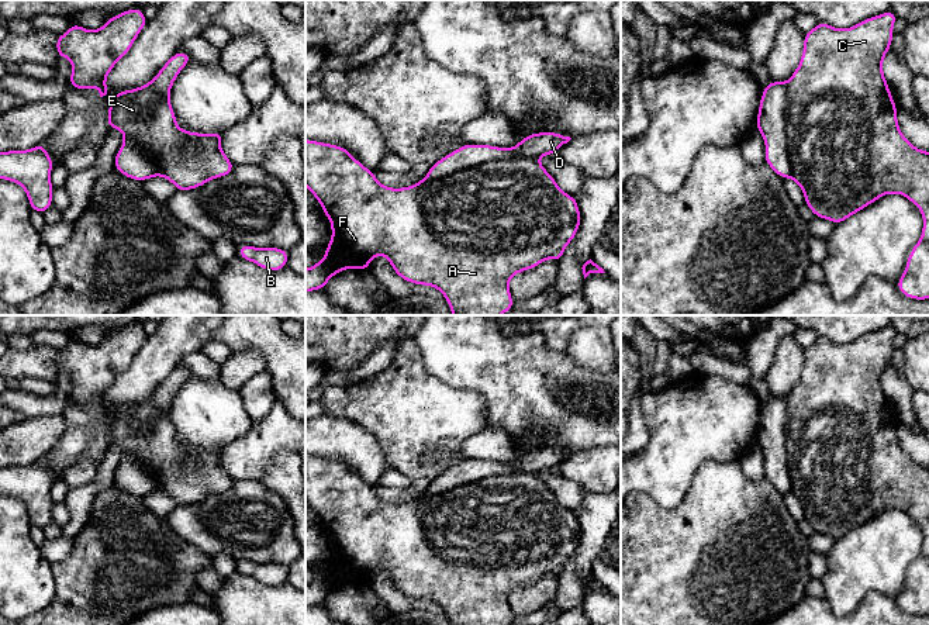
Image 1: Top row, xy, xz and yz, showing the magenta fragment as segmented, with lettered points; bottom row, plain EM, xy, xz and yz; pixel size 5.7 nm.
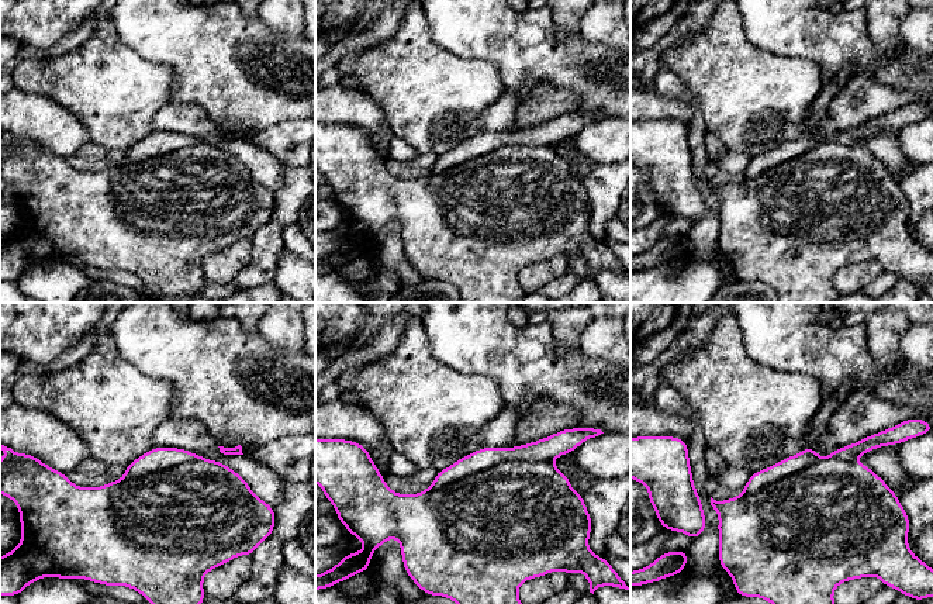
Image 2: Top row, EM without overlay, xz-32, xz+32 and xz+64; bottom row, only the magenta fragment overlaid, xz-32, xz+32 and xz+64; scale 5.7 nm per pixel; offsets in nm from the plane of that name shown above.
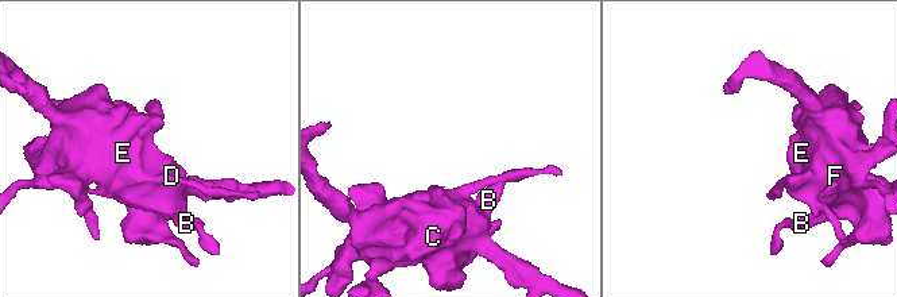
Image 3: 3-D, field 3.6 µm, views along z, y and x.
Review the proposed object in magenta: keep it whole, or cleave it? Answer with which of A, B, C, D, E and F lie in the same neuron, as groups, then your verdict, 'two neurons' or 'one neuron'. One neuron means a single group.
A B C D E F; one neuron

